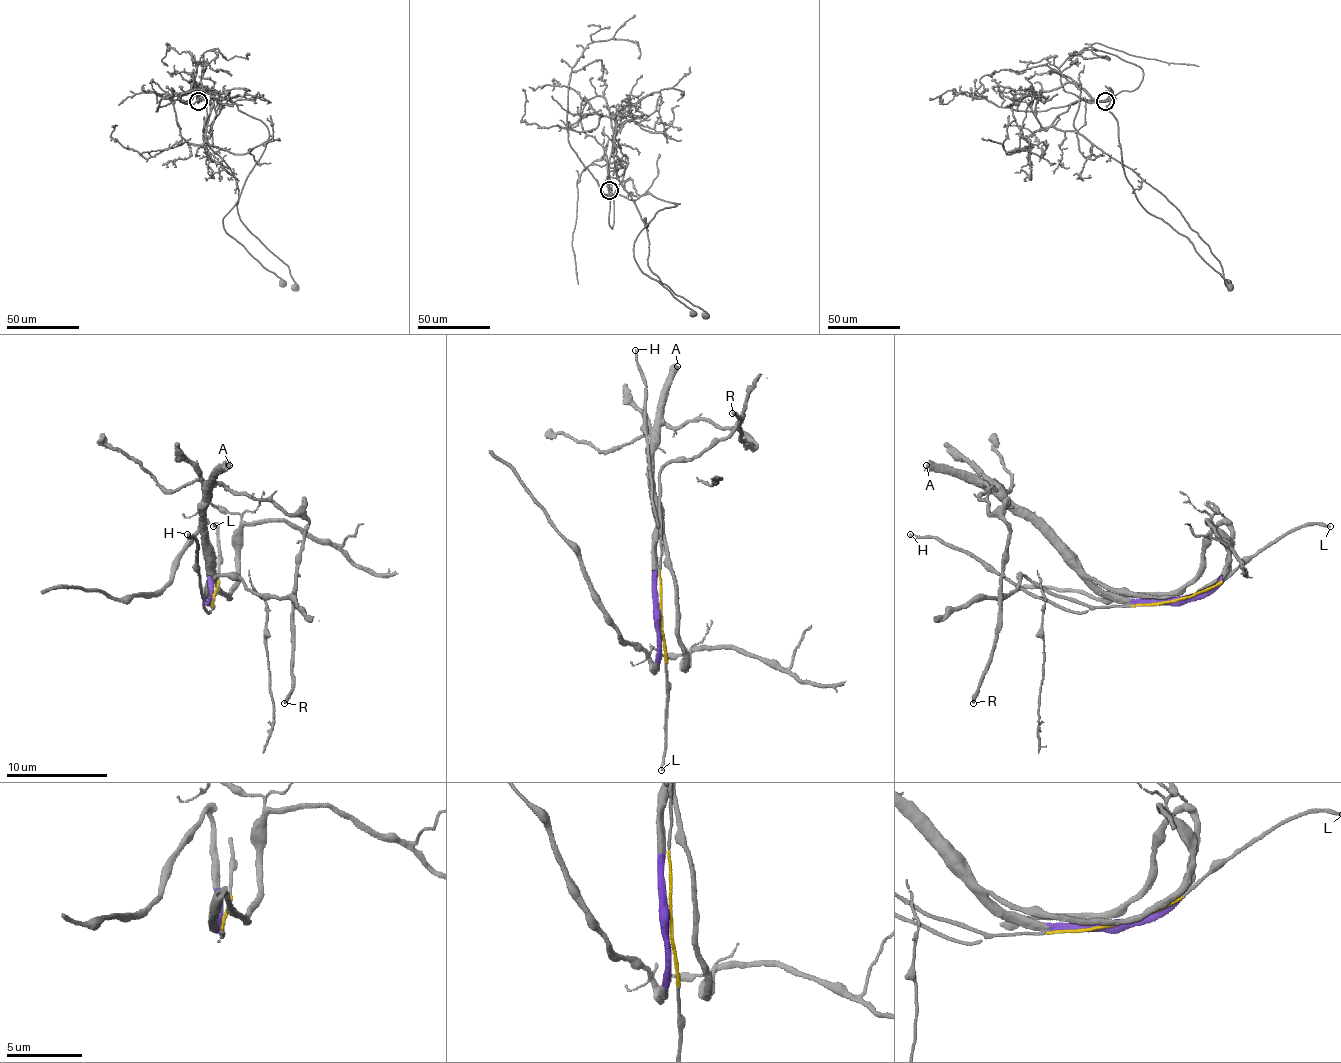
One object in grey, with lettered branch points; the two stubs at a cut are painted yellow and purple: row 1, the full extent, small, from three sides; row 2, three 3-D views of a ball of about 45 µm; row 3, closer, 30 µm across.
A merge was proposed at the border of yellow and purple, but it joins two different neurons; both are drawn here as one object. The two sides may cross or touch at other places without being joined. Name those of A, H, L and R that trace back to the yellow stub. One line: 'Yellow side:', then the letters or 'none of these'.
Yellow side: H, L

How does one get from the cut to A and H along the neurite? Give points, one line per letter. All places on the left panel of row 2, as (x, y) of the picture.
A: (212, 599), (207, 597), (205, 493), (217, 475), (230, 465)
H: (212, 599), (212, 607), (207, 612), (197, 543), (187, 533)

